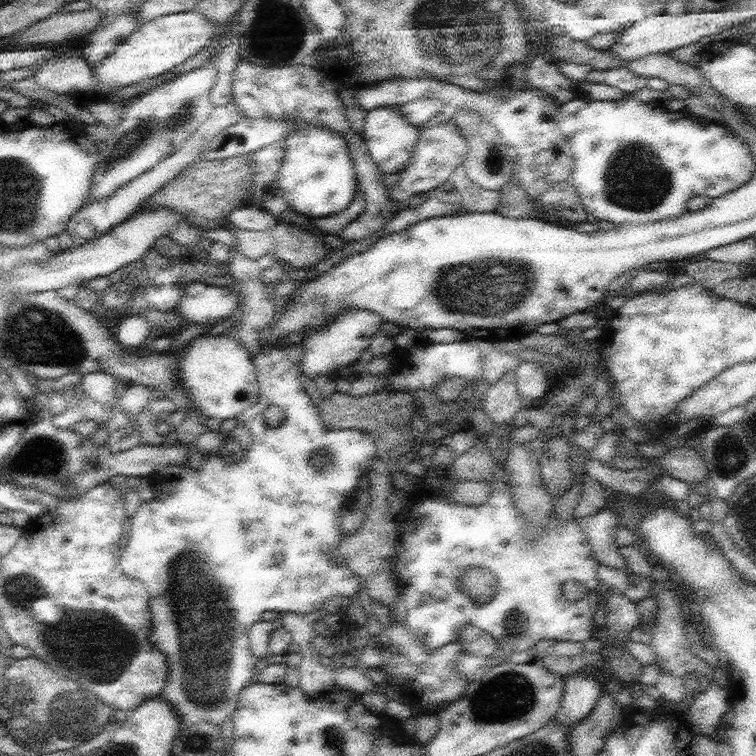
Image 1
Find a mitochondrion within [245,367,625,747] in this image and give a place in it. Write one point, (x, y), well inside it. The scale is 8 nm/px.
(507, 695)

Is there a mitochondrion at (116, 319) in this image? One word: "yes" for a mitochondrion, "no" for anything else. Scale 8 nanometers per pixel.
no

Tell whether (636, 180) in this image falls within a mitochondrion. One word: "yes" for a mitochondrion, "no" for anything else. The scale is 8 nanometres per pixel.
yes

